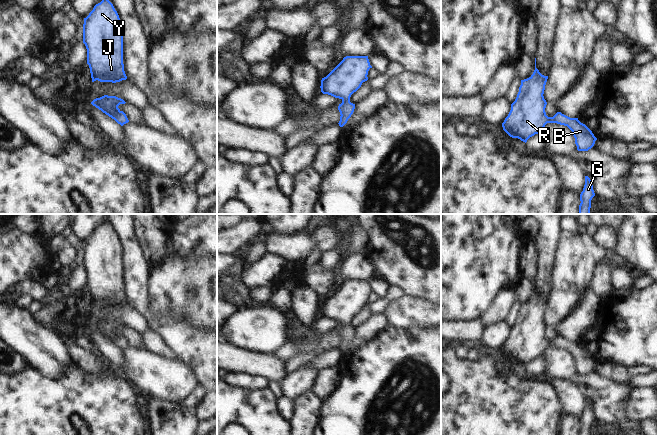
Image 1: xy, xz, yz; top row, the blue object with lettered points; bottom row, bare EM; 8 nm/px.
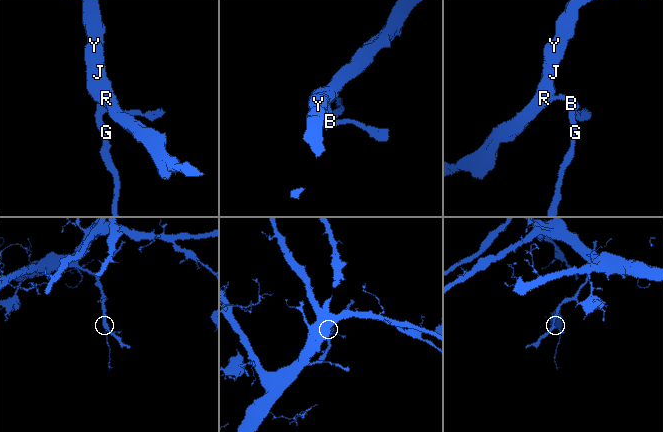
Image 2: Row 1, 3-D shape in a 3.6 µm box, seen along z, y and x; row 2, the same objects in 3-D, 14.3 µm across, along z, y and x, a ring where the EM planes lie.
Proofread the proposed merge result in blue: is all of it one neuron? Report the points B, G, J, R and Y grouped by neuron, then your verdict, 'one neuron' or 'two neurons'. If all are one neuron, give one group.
B G J R Y | one neuron

